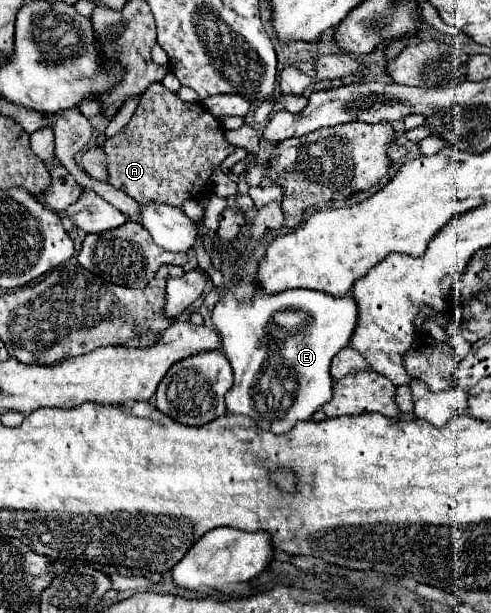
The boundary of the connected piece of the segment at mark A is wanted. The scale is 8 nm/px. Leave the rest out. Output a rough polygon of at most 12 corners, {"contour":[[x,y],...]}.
{"contour":[[161,82],[105,140],[137,202],[211,192],[235,152],[203,104]]}

